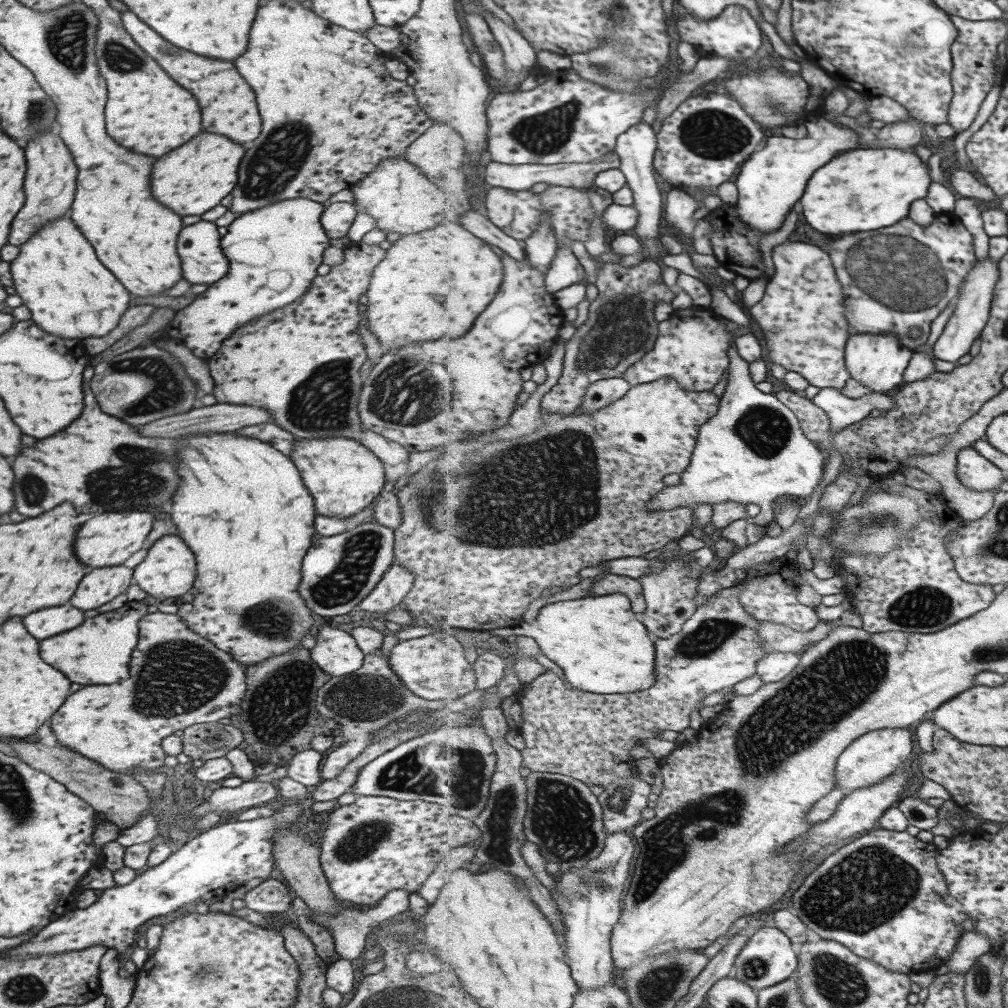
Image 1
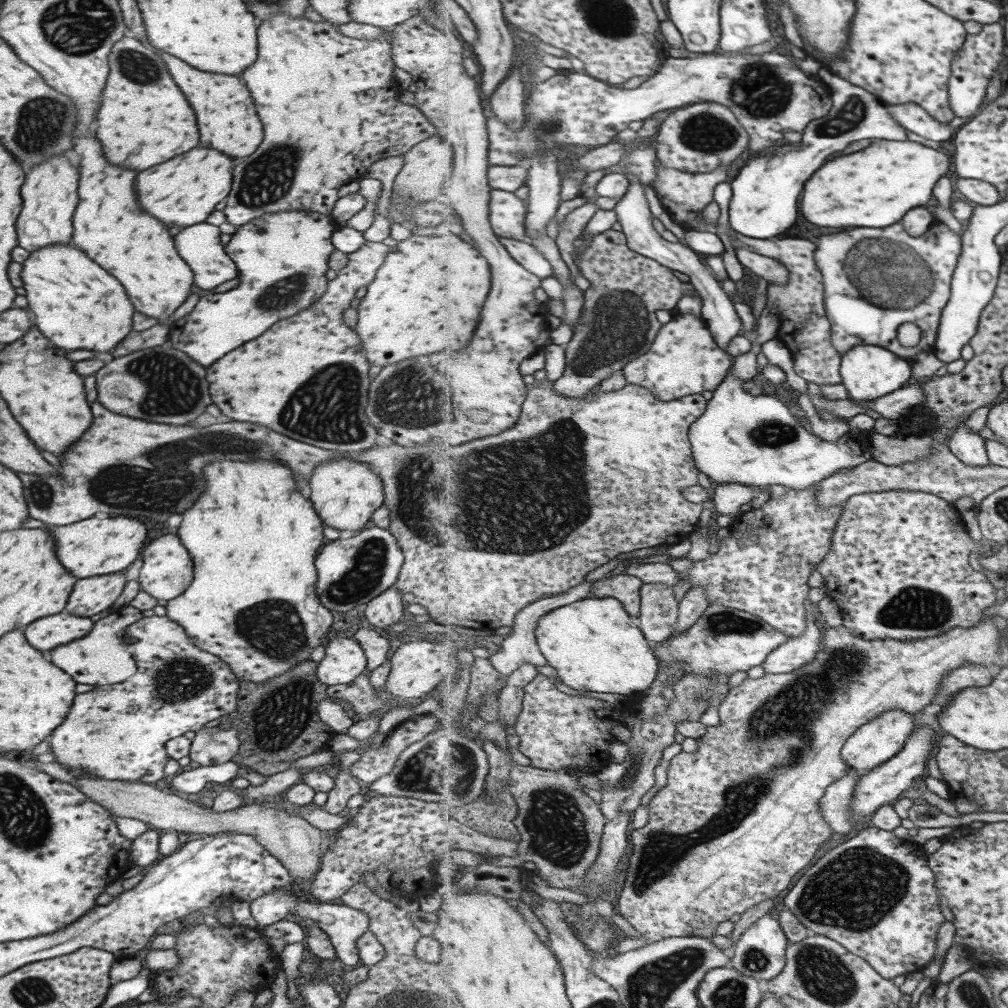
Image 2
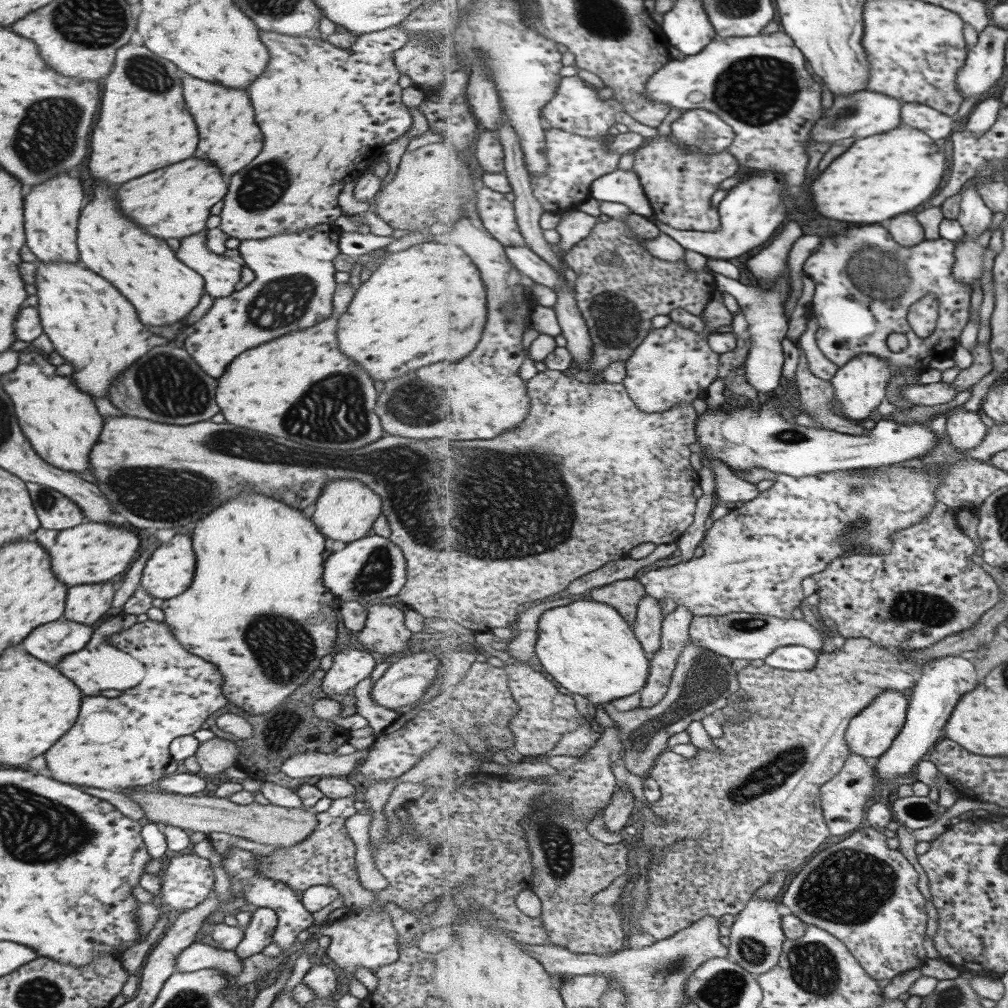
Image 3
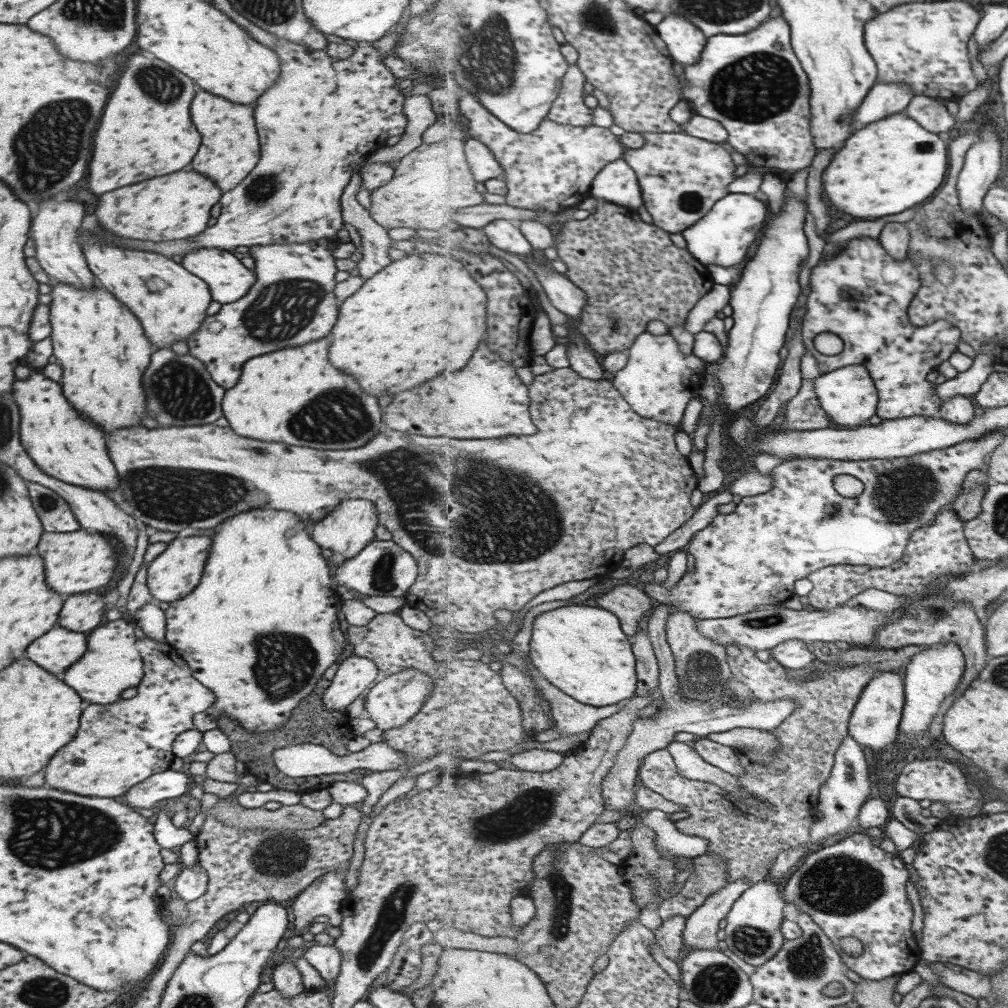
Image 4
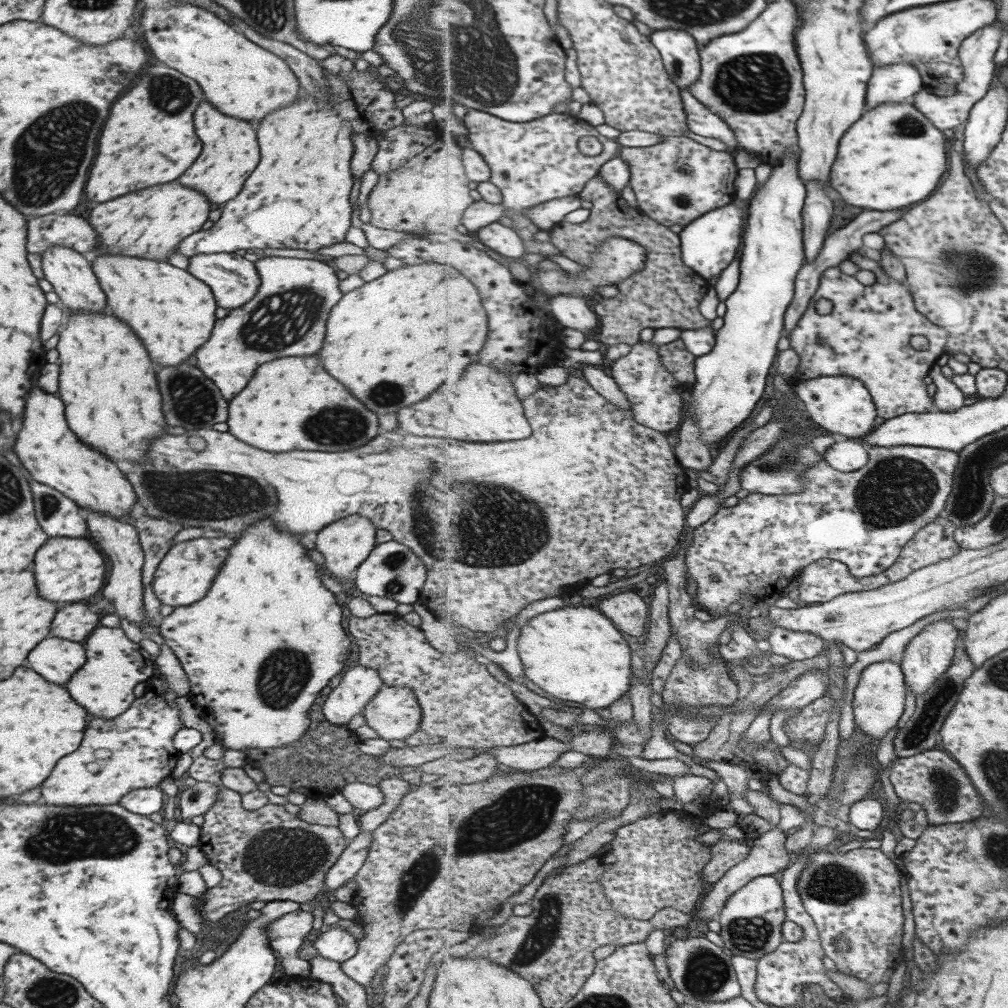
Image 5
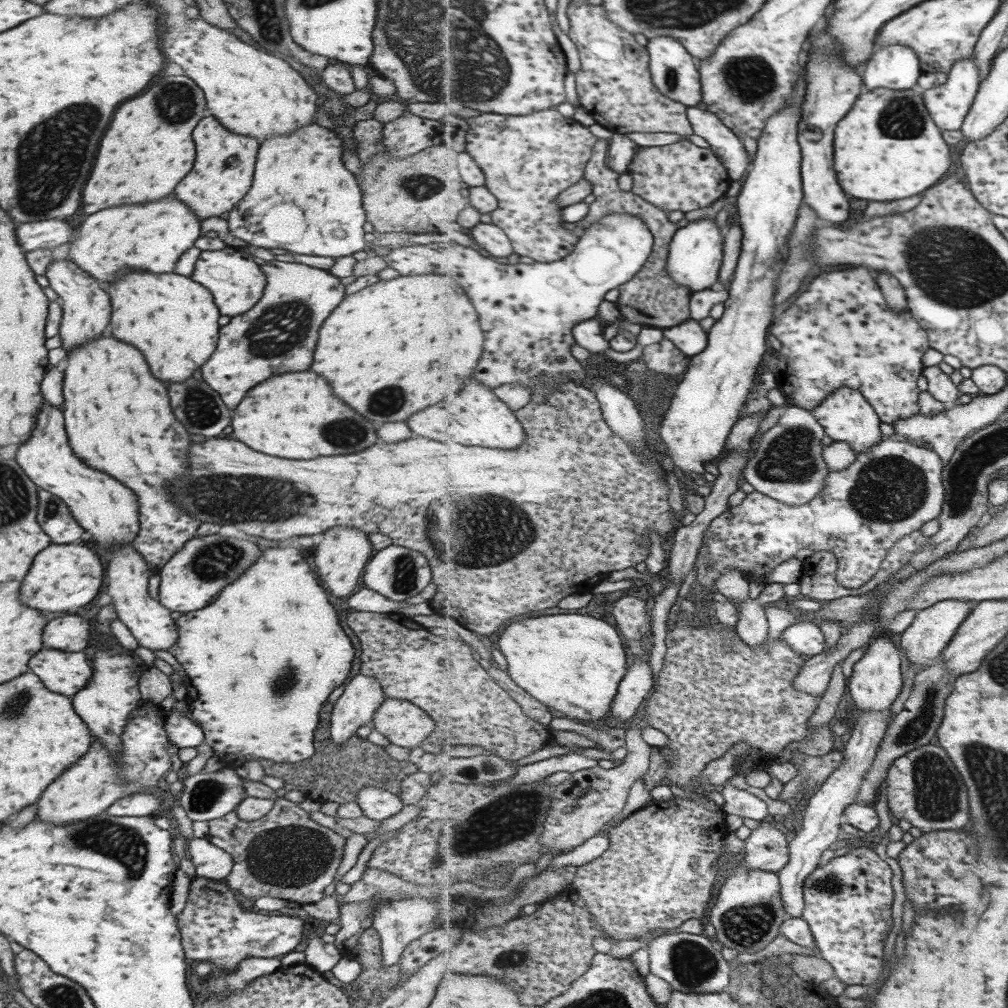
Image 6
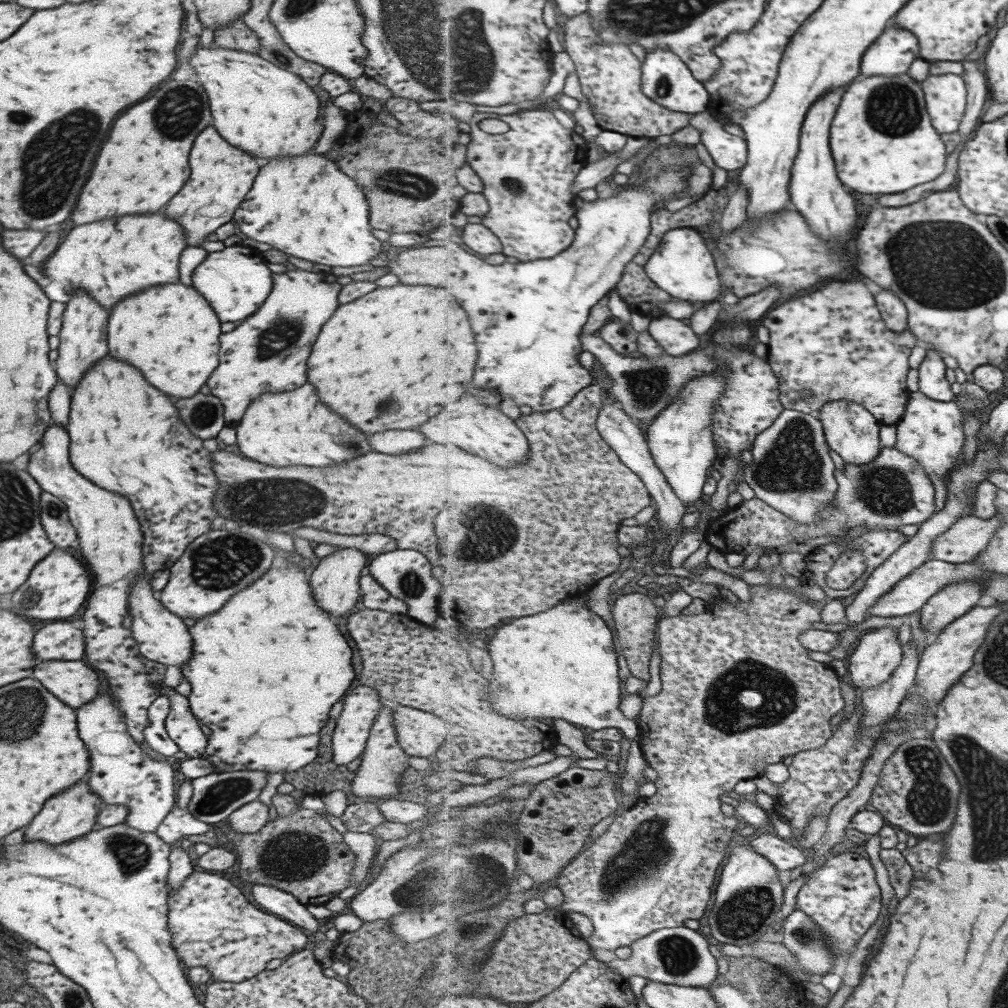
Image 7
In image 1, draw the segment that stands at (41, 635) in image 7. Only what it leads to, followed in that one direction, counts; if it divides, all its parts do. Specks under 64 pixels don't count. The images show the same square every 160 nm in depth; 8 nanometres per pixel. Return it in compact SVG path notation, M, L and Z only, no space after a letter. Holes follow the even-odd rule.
M123 565L93 568L81 578L68 602L82 611L95 609L125 592L131 584L131 577L132 568Z

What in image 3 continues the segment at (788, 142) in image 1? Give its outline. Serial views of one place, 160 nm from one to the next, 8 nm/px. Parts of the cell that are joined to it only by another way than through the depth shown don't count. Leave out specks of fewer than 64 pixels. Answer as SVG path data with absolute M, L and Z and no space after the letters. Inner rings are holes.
M862 90L850 95L833 98L833 104L815 123L813 142L827 142L834 144L847 138L867 138L883 132L891 132L902 124L902 106L904 102L893 98L882 91ZM754 171L743 181L739 181L735 188L728 191L726 197L720 202L719 212L722 227L713 232L701 230L677 230L668 224L662 223L662 232L670 235L687 250L702 254L707 259L723 259L734 262L740 254L745 254L765 242L769 242L777 230L787 220L787 204L783 194L787 190L787 177L781 171Z

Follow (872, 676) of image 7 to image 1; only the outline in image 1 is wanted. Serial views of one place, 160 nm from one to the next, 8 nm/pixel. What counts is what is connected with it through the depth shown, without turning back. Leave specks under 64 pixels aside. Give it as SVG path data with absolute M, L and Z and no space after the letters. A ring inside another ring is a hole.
M883 728L869 731L855 740L839 757L836 788L842 788L843 792L849 795L860 788L877 784L879 780L895 774L907 762L913 748L915 748L913 734L905 728Z

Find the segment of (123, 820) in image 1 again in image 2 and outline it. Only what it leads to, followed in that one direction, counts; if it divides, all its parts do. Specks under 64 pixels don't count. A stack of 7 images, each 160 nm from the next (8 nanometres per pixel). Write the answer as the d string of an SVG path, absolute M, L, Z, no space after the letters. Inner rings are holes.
M81 771L71 773L74 787L115 817L135 818L153 829L191 832L205 836L225 831L251 836L287 870L294 885L298 882L312 882L319 870L319 859L327 848L324 832L305 822L301 816L287 815L284 811L263 807L259 802L244 804L225 812L214 812L210 808L186 801L185 796L177 792L169 789L158 790L153 784L95 778Z

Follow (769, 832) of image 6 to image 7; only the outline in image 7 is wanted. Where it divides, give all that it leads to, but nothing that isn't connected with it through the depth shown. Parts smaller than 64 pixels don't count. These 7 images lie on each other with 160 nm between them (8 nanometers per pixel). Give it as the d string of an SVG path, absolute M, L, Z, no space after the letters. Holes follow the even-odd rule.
M762 834L751 842L752 847L771 860L779 872L789 872L809 862L806 858L807 851L797 845L789 844L787 840L773 836L773 834Z

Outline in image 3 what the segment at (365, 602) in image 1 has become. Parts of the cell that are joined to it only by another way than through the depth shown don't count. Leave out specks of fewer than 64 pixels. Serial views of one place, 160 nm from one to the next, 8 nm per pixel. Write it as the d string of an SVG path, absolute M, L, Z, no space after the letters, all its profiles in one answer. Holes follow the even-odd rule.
M377 603L367 607L367 618L361 631L358 631L356 640L363 645L363 648L371 650L371 652L378 652L379 654L404 654L407 652L407 641L413 635L403 625L403 607L401 605L386 605Z

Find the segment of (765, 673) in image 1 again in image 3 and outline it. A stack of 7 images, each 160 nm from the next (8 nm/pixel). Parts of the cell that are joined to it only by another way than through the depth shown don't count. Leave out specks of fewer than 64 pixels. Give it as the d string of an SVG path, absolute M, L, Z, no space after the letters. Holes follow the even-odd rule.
M803 645L780 646L765 663L783 670L808 671L818 663L818 653Z

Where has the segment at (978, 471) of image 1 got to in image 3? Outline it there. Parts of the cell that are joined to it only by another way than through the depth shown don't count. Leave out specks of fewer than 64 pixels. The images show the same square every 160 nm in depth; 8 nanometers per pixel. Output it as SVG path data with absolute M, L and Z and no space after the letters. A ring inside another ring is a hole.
M956 407L949 413L947 434L950 442L959 450L973 450L981 446L989 429L978 412L965 411Z

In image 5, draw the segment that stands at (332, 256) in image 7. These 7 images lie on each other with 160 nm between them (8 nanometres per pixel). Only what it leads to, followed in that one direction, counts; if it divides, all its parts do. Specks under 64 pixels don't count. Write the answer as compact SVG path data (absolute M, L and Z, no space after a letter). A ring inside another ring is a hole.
M323 69L324 79L328 84L328 92L332 94L332 99L327 102L321 99L315 99L313 104L313 98L311 96L303 96L303 93L299 94L299 100L295 99L291 106L285 106L283 110L273 110L271 114L267 114L267 118L263 118L263 122L259 122L259 126L255 125L255 131L257 132L257 144L259 144L259 164L255 166L255 170L249 174L249 178L245 179L239 194L236 194L229 201L224 202L221 206L221 214L219 219L213 223L213 225L207 230L198 230L193 234L190 234L177 246L175 254L183 254L183 256L195 256L195 254L215 254L215 253L233 253L235 250L247 250L247 248L297 248L297 250L318 250L319 252L326 251L341 251L343 249L350 249L346 246L344 241L344 233L350 227L350 214L351 206L349 206L349 192L353 188L353 182L351 182L351 174L349 174L349 158L351 158L351 152L353 152L353 146L351 146L351 134L370 134L371 136L379 135L394 126L401 126L404 118L402 117L402 111L400 111L395 104L395 98L393 98L393 92L390 92L386 88L385 81L377 76L373 69L365 69L362 72L351 69L348 75L342 79L330 72Z

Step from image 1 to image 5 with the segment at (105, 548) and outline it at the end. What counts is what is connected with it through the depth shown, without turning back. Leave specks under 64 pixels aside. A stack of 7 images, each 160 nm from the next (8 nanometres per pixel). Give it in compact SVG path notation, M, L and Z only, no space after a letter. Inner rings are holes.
M87 536L49 538L33 558L35 586L41 598L51 602L79 603L91 598L104 585L105 562Z

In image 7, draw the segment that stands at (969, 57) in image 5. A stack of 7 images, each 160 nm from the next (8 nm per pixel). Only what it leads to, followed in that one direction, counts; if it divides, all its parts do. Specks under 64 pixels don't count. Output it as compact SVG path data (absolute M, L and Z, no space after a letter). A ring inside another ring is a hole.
M962 75L927 76L921 82L934 127L939 134L958 132L968 105L968 88Z

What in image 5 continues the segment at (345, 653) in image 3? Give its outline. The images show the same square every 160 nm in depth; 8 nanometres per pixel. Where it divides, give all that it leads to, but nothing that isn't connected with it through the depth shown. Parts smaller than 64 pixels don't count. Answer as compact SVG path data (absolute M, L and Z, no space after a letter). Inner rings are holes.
M356 665L343 672L340 682L334 688L330 689L329 694L324 698L321 712L325 720L334 725L345 725L351 720L355 714L361 714L362 708L367 704L379 688L381 688L382 680L379 675L370 668Z

